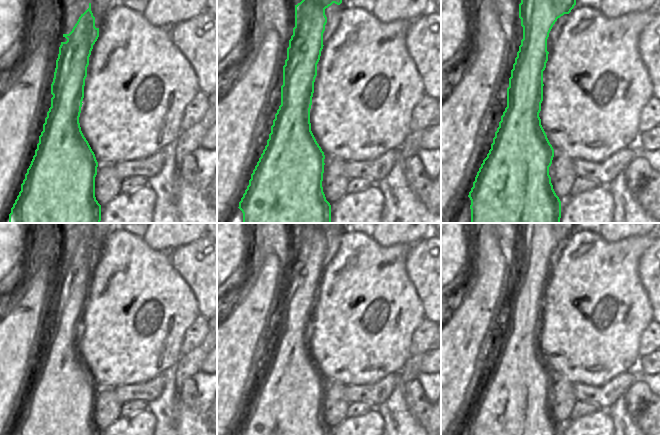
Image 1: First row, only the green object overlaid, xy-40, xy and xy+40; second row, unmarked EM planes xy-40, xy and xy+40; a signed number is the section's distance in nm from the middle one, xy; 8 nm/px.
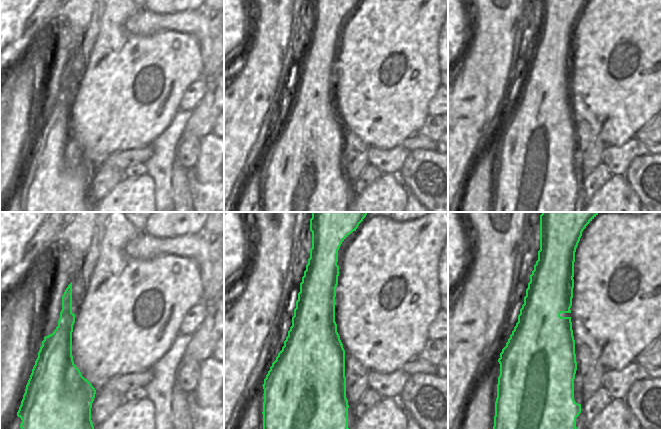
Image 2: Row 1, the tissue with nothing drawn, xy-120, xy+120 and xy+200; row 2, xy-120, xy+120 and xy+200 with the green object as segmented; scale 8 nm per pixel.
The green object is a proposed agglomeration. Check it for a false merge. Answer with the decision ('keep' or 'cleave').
keep

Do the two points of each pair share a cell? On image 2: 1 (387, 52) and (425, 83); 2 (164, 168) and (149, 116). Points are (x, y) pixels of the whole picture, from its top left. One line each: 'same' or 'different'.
1: same
2: different

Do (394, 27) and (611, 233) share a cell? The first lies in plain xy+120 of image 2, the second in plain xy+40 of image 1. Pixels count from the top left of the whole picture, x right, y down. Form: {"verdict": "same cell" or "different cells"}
{"verdict": "different cells"}

